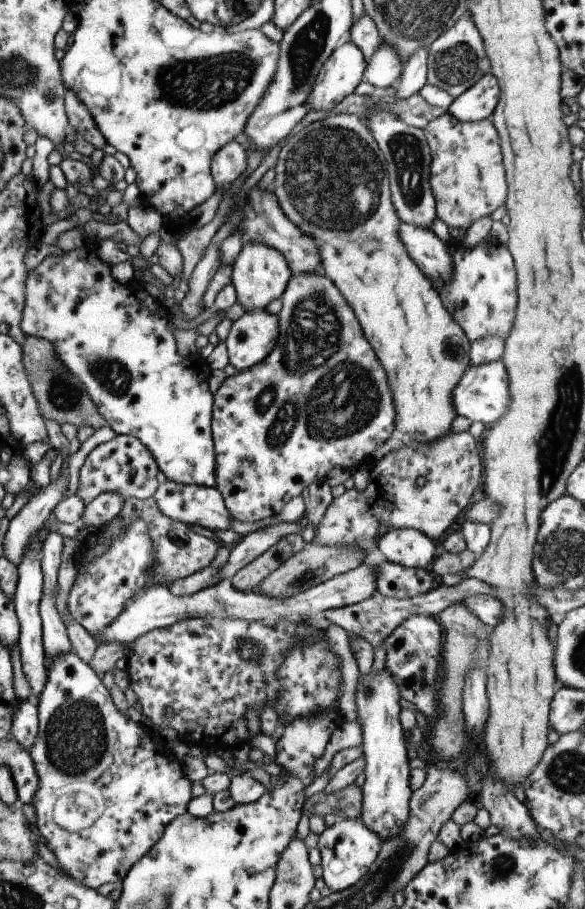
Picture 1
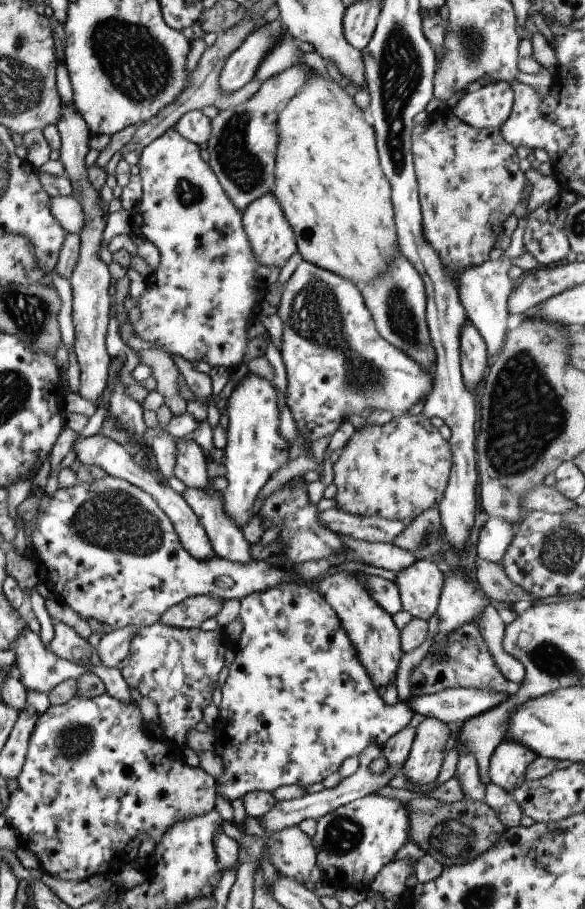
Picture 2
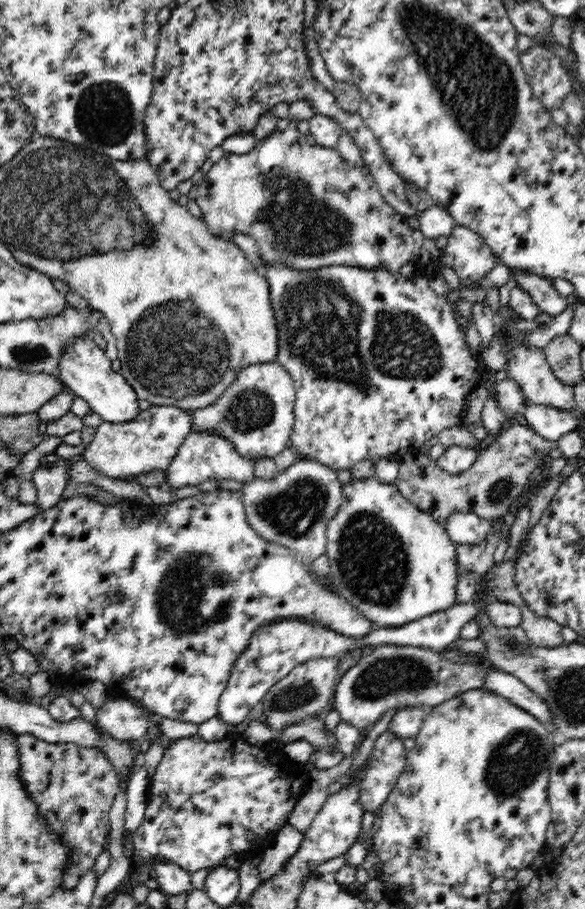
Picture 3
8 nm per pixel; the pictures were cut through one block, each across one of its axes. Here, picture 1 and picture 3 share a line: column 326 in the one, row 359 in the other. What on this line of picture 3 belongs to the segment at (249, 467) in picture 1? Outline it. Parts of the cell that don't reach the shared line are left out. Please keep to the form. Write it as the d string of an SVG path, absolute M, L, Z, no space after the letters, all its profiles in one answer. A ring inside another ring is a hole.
M278 262L278 264L268 264L268 266L261 269L262 274L266 277L268 285L270 285L270 302L272 309L274 309L274 316L276 317L276 328L278 329L278 358L277 362L280 363L285 370L288 372L288 375L292 378L293 385L295 388L295 420L293 431L291 434L291 440L289 447L293 449L293 453L297 456L309 456L313 461L320 462L320 464L325 464L329 466L332 470L351 470L354 464L362 462L362 460L375 460L378 461L381 458L386 458L387 456L394 456L394 454L409 455L413 451L418 452L422 448L424 442L428 442L432 436L437 435L439 432L442 432L444 429L449 429L452 427L466 427L468 431L472 432L476 439L486 443L487 430L482 426L481 419L476 423L466 422L464 418L468 402L469 394L479 384L483 379L484 370L483 365L474 359L470 354L468 345L465 338L465 332L460 329L458 323L456 323L455 311L452 309L452 305L446 302L446 297L440 296L435 284L428 277L417 277L417 278L406 278L400 274L400 272L390 272L387 270L372 269L366 270L363 267L357 266L346 266L346 265L334 265L334 266L325 266L316 270L294 270L283 264L283 262Z

